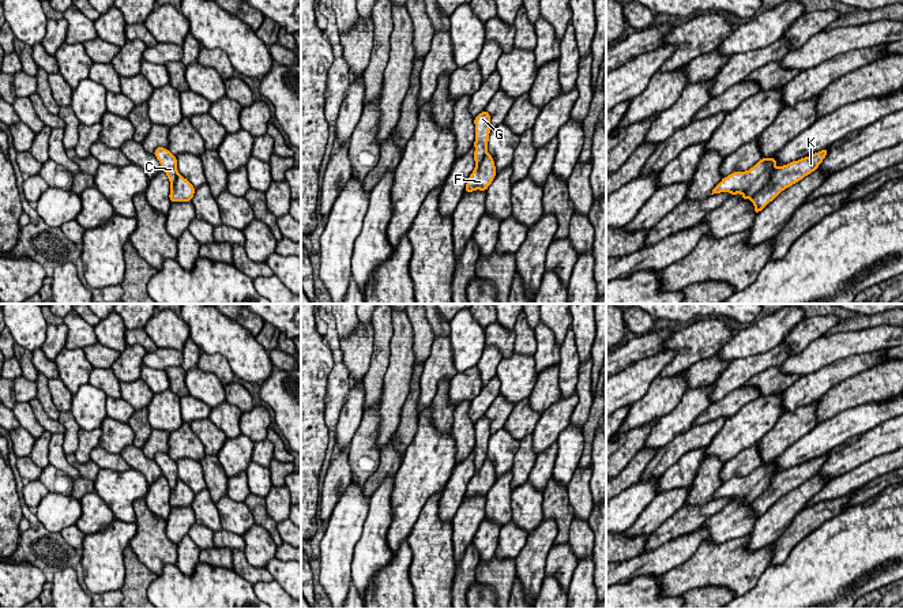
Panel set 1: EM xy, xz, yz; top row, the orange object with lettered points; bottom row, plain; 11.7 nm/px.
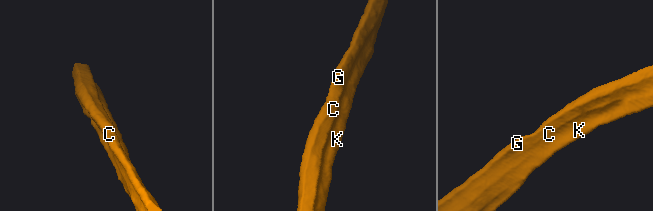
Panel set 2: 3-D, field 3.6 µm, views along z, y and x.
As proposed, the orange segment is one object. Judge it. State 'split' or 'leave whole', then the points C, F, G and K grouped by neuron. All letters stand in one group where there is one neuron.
split | C G / F K

